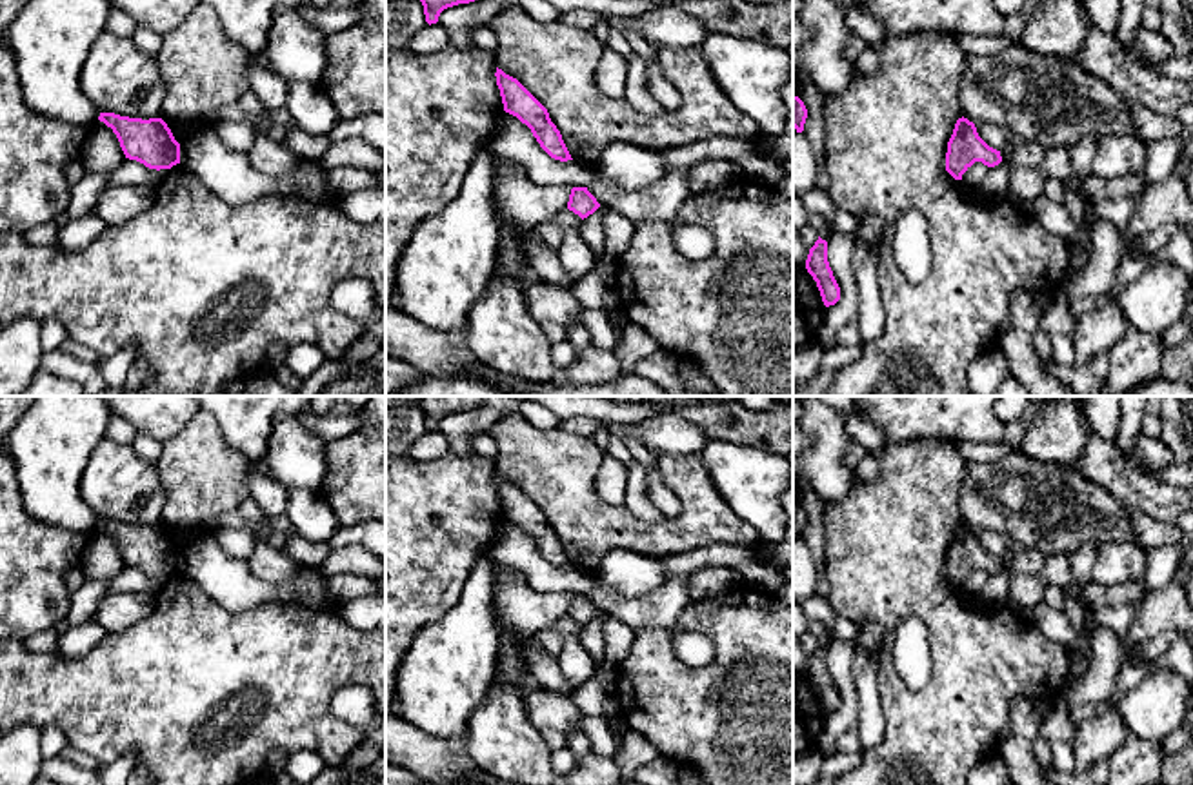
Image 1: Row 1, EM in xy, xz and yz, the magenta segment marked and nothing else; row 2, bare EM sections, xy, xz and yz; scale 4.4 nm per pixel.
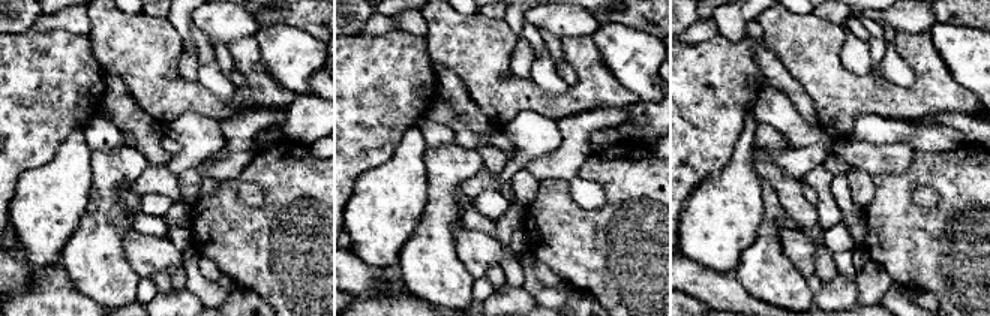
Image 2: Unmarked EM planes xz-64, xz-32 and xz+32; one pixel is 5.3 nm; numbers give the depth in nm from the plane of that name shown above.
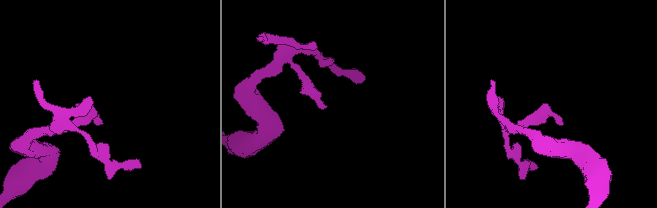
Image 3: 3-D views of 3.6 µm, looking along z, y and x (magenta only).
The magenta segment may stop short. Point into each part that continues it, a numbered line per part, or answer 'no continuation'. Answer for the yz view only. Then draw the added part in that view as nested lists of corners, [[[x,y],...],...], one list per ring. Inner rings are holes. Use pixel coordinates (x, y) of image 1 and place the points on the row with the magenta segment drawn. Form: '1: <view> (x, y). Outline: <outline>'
no continuation

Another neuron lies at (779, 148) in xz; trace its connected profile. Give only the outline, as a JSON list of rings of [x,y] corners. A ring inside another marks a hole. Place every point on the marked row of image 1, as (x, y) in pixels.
[[[793,80],[782,89],[786,105],[786,127],[780,134],[758,133],[747,144],[762,156],[771,158],[778,165],[793,165]]]

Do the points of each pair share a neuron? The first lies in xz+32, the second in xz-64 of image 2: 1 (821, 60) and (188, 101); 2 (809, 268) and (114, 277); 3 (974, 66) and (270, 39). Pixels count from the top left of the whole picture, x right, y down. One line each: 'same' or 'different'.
1: same
2: different
3: same

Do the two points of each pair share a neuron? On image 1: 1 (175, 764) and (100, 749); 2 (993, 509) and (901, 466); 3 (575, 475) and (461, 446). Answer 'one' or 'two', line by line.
1: one
2: two
3: two

